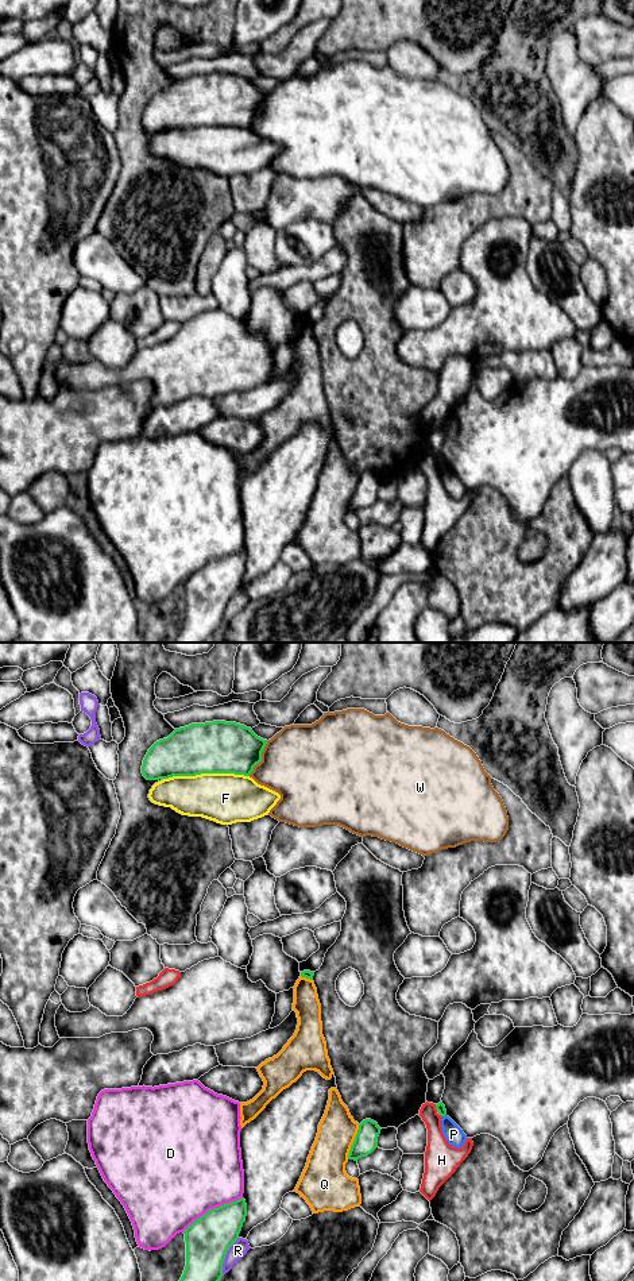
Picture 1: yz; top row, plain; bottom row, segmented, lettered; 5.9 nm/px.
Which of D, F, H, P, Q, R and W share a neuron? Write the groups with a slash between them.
D / F / H / P / Q / R / W

